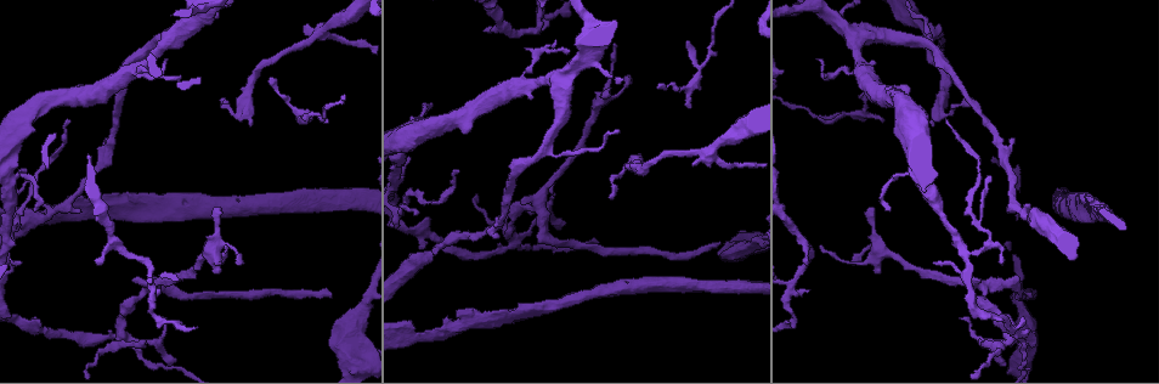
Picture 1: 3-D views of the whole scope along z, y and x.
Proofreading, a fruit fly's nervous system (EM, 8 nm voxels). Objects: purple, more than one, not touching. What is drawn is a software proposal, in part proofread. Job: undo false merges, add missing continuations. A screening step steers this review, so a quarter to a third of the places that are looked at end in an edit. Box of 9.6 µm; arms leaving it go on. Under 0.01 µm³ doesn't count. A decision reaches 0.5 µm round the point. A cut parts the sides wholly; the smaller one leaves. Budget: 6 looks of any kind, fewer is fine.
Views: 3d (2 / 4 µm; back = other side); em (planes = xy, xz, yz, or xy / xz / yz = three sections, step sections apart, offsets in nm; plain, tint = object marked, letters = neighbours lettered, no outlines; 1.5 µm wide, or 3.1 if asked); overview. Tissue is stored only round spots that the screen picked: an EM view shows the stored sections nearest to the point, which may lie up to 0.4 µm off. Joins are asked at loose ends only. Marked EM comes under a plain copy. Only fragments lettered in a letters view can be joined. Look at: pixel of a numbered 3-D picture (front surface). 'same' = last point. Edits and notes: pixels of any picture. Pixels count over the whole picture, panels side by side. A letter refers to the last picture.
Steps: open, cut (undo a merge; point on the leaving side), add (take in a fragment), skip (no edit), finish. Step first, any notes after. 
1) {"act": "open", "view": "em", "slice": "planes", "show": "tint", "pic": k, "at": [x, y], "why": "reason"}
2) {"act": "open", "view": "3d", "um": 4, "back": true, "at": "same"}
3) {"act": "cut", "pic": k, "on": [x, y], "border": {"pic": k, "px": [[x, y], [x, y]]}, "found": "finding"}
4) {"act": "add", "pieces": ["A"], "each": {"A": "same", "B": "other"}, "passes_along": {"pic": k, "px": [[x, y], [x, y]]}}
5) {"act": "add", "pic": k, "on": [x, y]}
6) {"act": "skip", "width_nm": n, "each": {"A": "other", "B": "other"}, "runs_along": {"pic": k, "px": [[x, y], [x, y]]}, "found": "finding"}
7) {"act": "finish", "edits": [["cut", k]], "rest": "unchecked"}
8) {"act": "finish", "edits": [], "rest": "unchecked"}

{"act": "open", "view": "3d", "um": 2, "pic": 1, "at": [244, 107], "why": "calibre changes"}

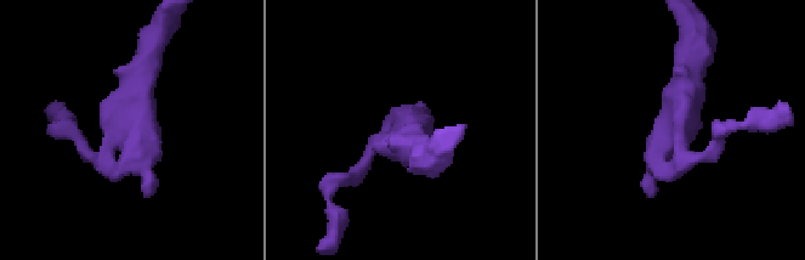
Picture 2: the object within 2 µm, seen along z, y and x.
{"act": "open", "view": "em", "slice": "xy", "step": 8, "show": "tint", "pic": 2, "at": [401, 141]}

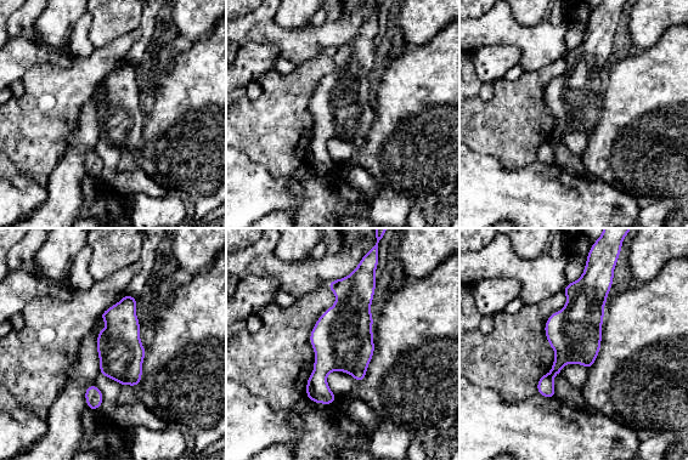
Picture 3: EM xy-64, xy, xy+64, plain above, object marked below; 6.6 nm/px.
{"act": "open", "view": "em", "slice": "planes", "show": "letters", "at": "same"}

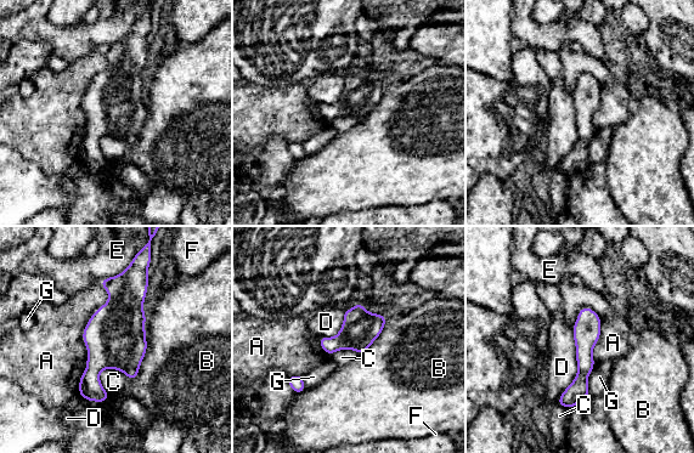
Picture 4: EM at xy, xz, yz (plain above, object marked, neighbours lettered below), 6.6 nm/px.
{"act": "skip", "each": {"A": "other", "B": "other", "C": "other", "D": "other", "E": "other", "F": "other", "G": "other"}, "runs_along": {"pic": 4, "px": [[586, 310], [585, 369], [575, 391]]}, "found": "all the same neuron"}

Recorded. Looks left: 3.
{"act": "open", "view": "3d", "um": 2, "pic": 1, "at": [148, 75], "why": "sharp bend"}

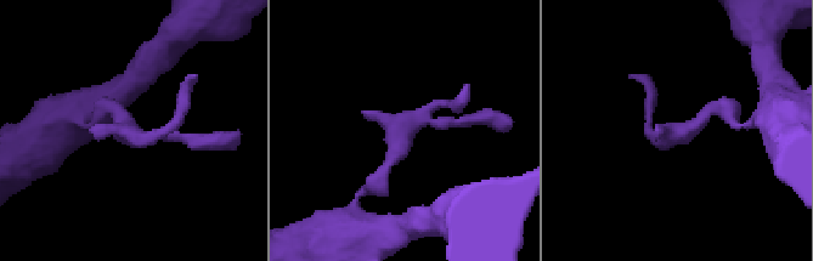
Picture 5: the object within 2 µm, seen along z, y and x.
{"act": "open", "view": "em", "slice": "planes", "show": "letters", "pic": 5, "at": [670, 129], "why": "need the tissue"}

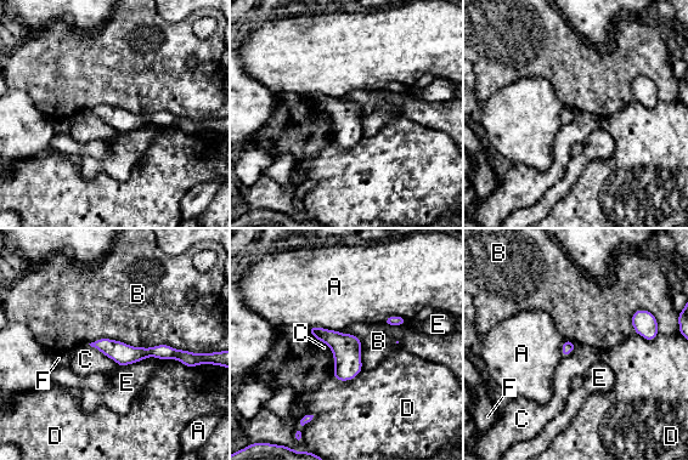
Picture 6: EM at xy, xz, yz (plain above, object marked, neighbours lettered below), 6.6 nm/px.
{"act": "skip", "width_nm": 150, "each": {"A": "other", "B": "other", "C": "other", "D": "other", "E": "other", "F": "other"}, "found": "all the same neuron"}

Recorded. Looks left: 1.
{"act": "finish", "edits": [], "rest": "unchecked"}

